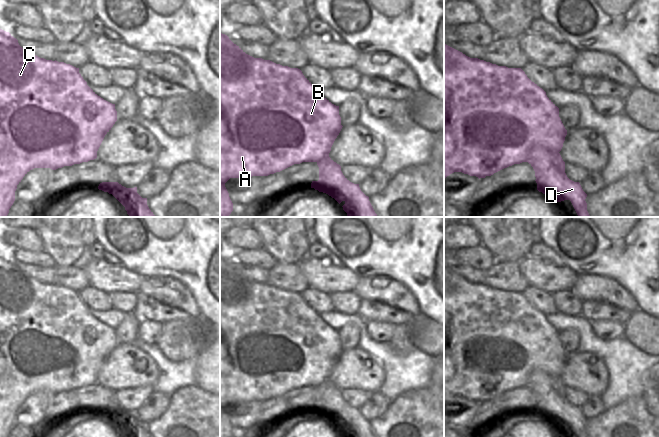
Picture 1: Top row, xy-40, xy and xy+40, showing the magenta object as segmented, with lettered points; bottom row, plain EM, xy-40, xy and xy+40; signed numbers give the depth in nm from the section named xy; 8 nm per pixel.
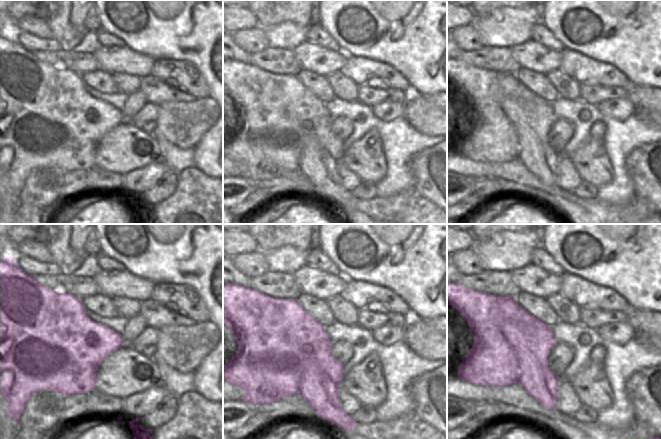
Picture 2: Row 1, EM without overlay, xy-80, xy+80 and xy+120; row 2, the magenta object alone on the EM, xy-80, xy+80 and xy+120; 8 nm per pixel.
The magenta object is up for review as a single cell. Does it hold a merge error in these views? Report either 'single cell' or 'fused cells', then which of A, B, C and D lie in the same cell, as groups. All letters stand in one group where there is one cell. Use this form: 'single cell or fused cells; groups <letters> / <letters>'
fused cells; groups A B C / D

